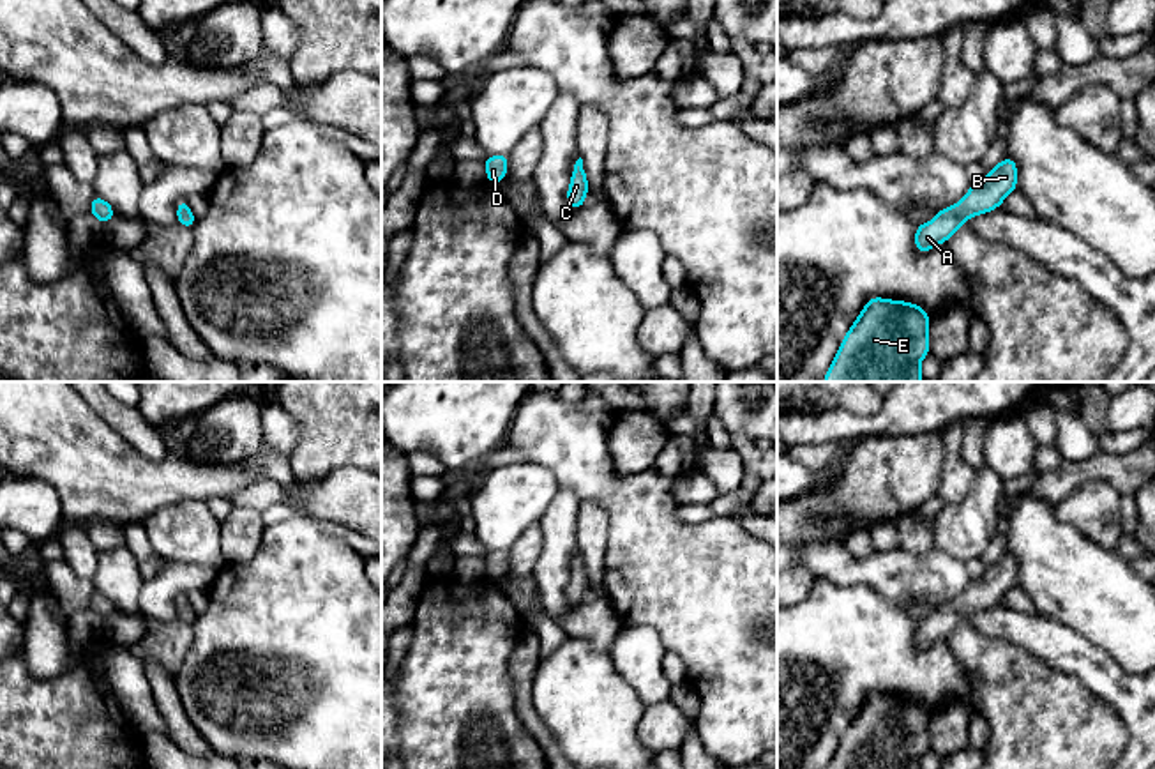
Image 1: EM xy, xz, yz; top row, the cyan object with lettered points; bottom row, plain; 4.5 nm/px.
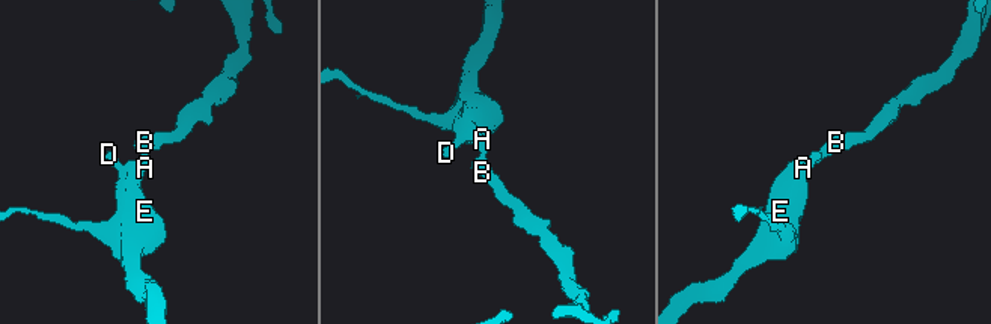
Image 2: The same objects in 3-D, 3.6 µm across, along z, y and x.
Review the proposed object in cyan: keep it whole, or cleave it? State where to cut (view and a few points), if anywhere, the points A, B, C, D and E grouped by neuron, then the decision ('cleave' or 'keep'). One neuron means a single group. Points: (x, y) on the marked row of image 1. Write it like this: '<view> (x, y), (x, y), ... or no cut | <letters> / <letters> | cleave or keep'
no cut | A B C D E | keep

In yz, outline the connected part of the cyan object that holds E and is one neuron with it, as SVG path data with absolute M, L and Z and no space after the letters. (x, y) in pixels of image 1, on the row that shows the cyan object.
M871 297L846 332L823 382L922 382L929 316L911 302Z

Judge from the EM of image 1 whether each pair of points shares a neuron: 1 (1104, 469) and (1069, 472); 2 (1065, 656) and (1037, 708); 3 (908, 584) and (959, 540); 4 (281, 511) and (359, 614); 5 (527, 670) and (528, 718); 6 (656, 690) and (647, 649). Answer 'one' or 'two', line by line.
1: one
2: two
3: two
4: two
5: one
6: one

